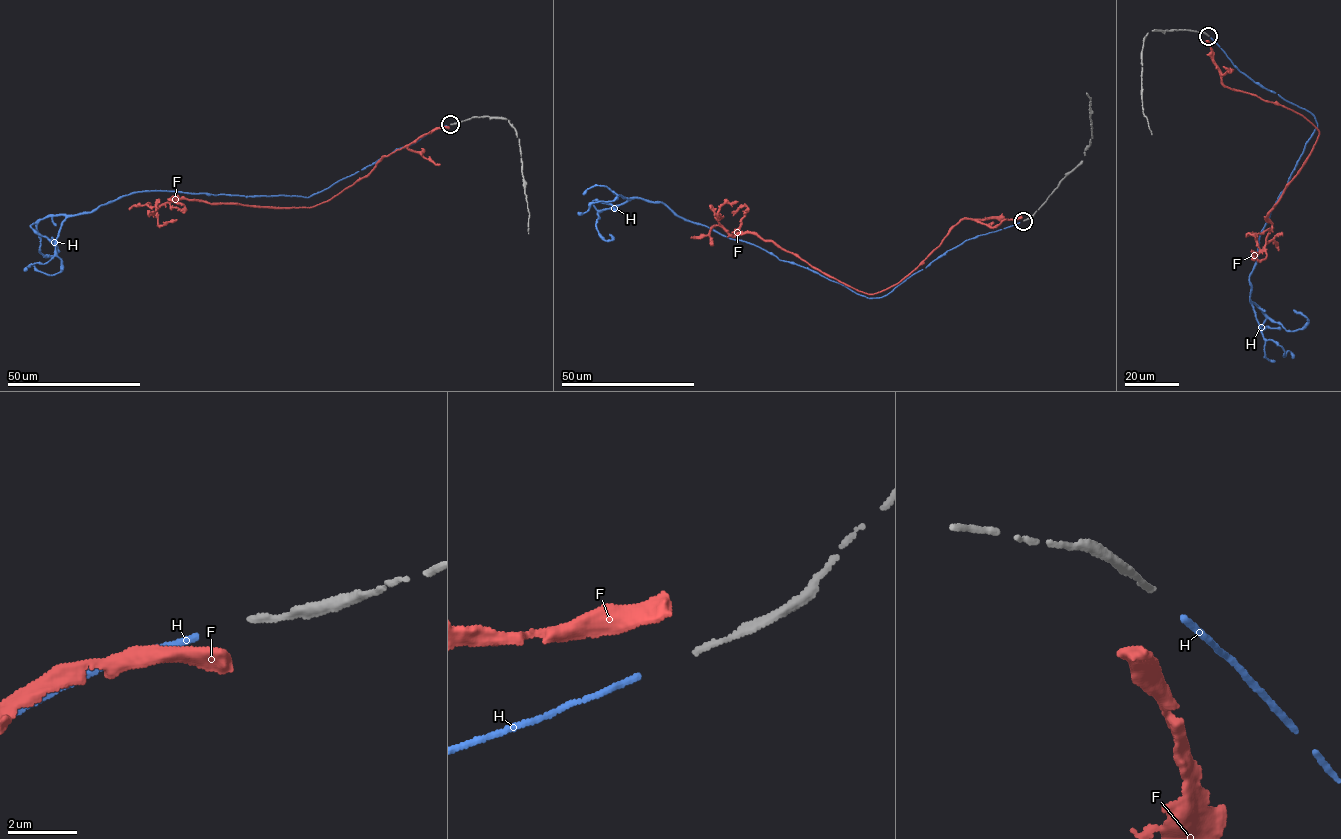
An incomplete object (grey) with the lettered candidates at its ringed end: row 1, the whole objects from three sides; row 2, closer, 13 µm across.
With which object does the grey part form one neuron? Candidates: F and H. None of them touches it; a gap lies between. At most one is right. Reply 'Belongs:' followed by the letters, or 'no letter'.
Belongs: H

